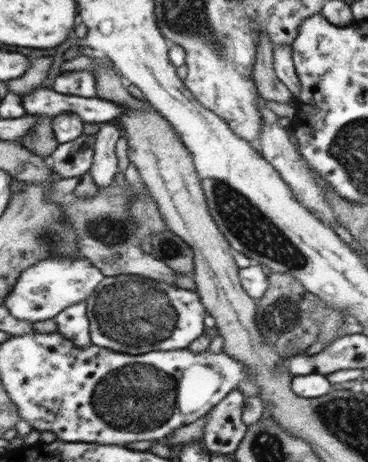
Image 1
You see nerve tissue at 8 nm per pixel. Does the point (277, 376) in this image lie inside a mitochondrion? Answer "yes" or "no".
no

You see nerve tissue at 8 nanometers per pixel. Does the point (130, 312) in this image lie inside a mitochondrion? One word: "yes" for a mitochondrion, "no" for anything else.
yes

